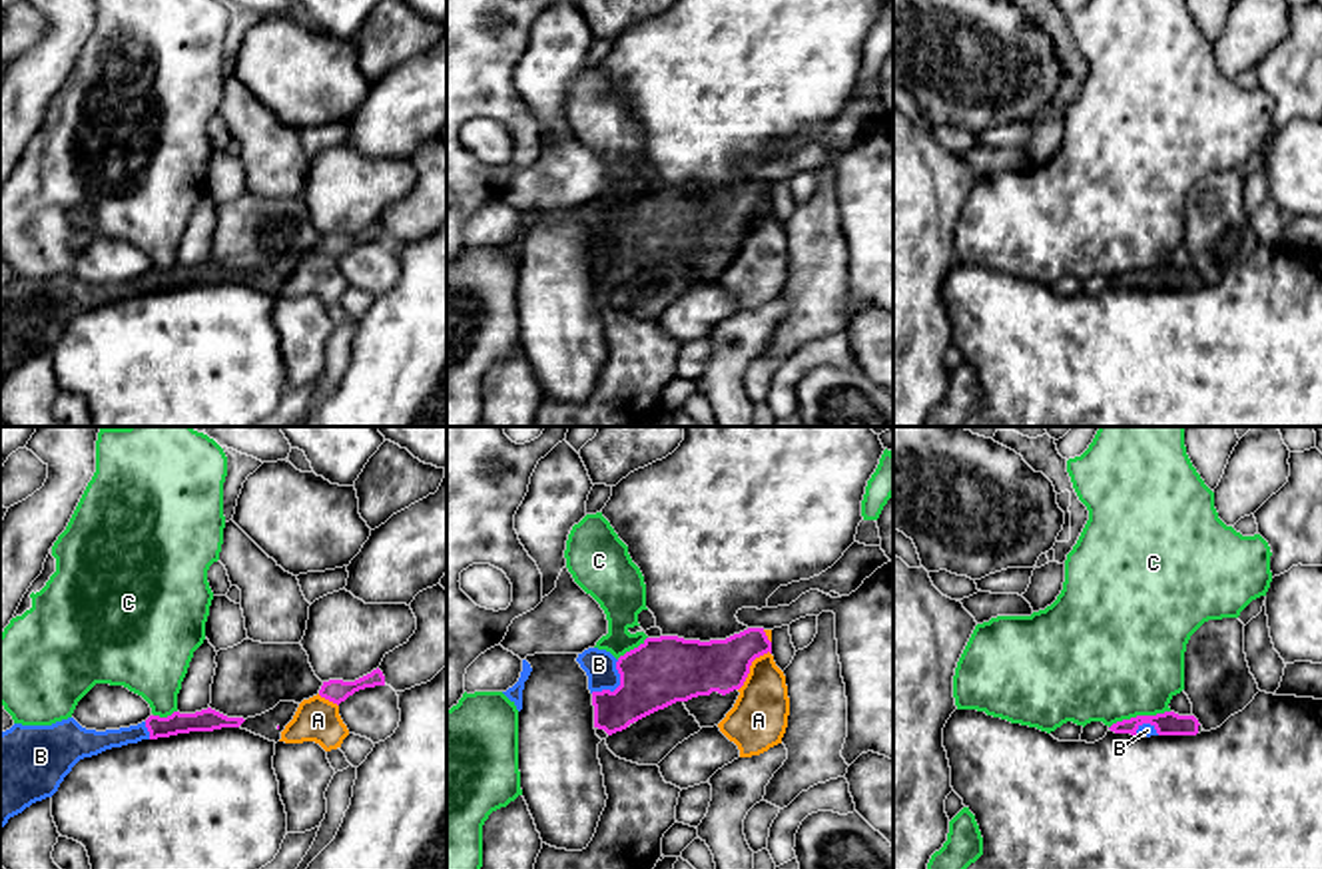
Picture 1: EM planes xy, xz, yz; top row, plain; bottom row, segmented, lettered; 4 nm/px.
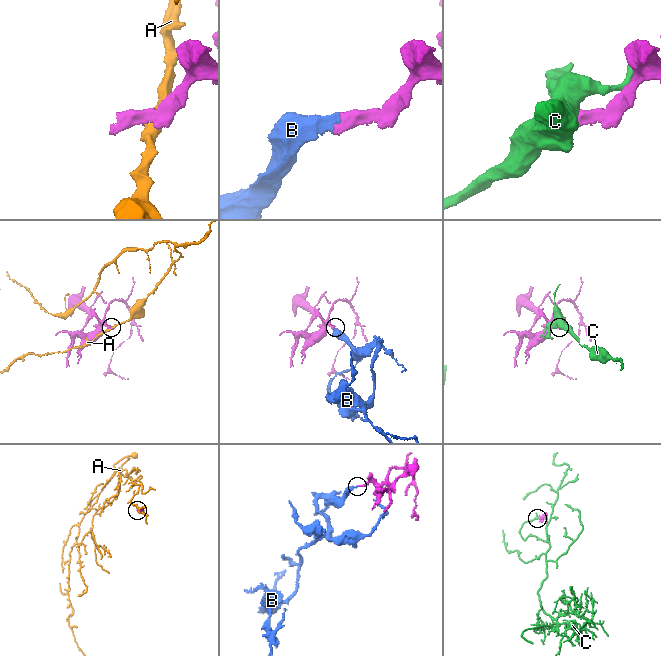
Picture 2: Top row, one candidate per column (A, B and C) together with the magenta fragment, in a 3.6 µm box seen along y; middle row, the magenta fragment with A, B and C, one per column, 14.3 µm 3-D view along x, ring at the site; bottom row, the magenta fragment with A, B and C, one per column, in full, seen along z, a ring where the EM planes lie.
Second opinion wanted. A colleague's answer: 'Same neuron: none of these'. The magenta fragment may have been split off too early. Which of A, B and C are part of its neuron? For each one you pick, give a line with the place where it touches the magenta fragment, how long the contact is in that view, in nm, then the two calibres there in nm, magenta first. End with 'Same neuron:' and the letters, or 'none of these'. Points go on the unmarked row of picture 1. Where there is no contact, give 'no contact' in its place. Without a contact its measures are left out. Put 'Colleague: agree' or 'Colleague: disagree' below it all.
B: contact xz (619, 240); length 180 nm; calibres 280 and 130 nm
Same neuron: B
Colleague: disagree

